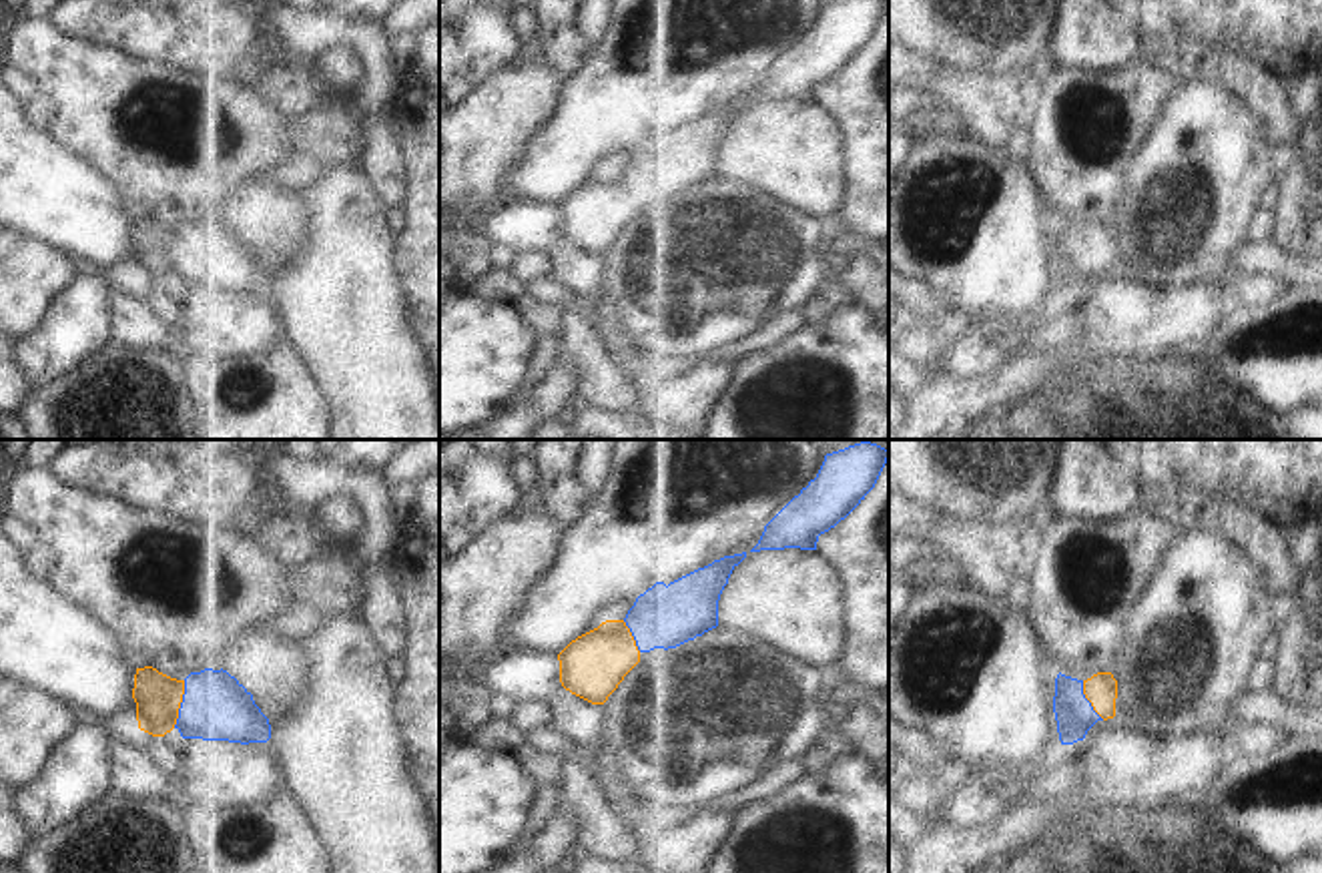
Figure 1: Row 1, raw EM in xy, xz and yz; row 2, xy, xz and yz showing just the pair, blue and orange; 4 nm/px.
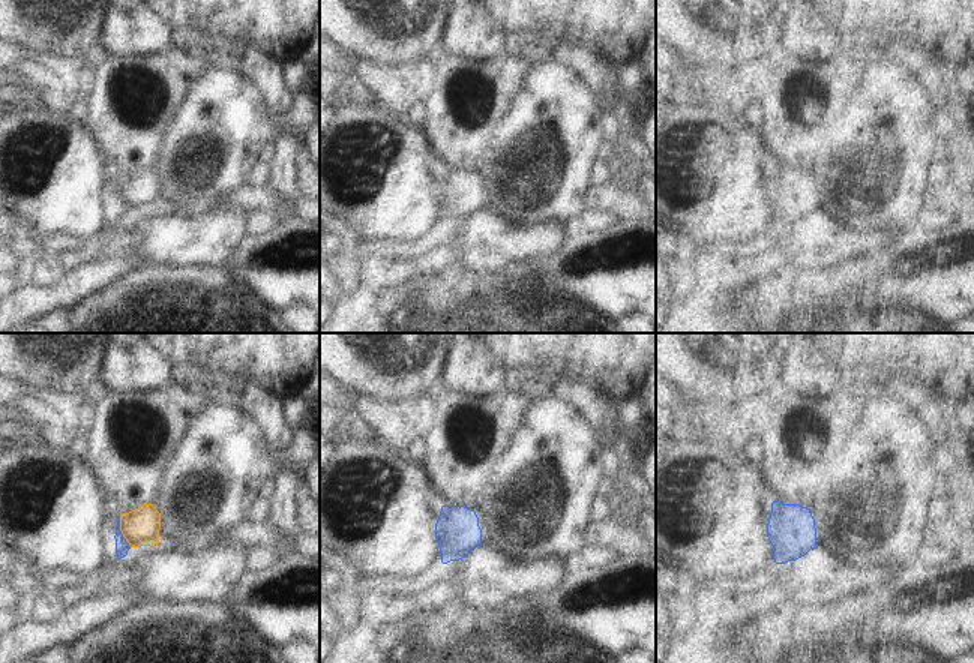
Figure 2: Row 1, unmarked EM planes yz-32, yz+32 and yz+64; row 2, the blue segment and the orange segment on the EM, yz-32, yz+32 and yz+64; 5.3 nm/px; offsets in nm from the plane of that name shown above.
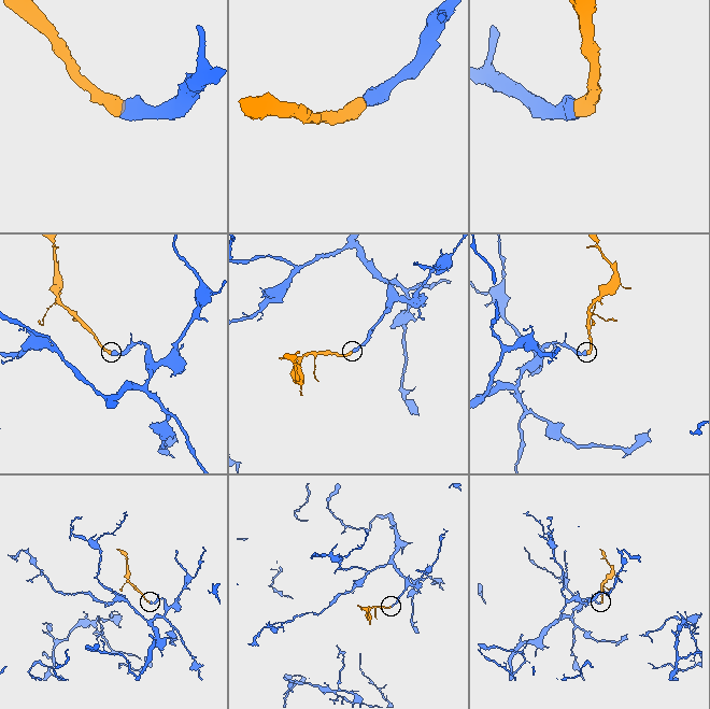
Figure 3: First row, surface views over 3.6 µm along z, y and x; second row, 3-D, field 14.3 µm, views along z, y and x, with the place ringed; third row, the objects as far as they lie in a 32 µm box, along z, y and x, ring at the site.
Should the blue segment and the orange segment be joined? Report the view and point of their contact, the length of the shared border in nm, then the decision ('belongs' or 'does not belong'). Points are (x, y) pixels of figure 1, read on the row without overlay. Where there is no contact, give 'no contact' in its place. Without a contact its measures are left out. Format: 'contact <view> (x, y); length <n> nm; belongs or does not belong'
contact xy (181, 255); length 200 nm; belongs

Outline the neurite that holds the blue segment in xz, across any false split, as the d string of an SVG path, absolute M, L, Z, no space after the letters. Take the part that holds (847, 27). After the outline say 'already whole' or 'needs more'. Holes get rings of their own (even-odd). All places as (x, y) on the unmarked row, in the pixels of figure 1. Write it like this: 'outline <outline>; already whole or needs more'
outline M839 0L827 4L816 28L764 76L758 94L750 102L816 100L818 86L845 70L875 38L887 10L889 0Z; already whole

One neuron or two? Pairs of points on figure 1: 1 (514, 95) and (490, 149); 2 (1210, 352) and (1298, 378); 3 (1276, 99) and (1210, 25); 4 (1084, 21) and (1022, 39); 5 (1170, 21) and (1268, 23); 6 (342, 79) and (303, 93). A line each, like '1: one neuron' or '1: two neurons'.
1: one neuron
2: one neuron
3: two neurons
4: two neurons
5: one neuron
6: two neurons

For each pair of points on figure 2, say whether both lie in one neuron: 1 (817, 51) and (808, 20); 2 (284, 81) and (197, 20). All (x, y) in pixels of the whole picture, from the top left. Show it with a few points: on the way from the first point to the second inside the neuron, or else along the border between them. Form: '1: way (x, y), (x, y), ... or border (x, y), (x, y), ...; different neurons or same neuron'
1: way (817, 44), (808, 33), (808, 27); same neuron
2: border (186, 29), (195, 33), (243, 41), (254, 47); different neurons

